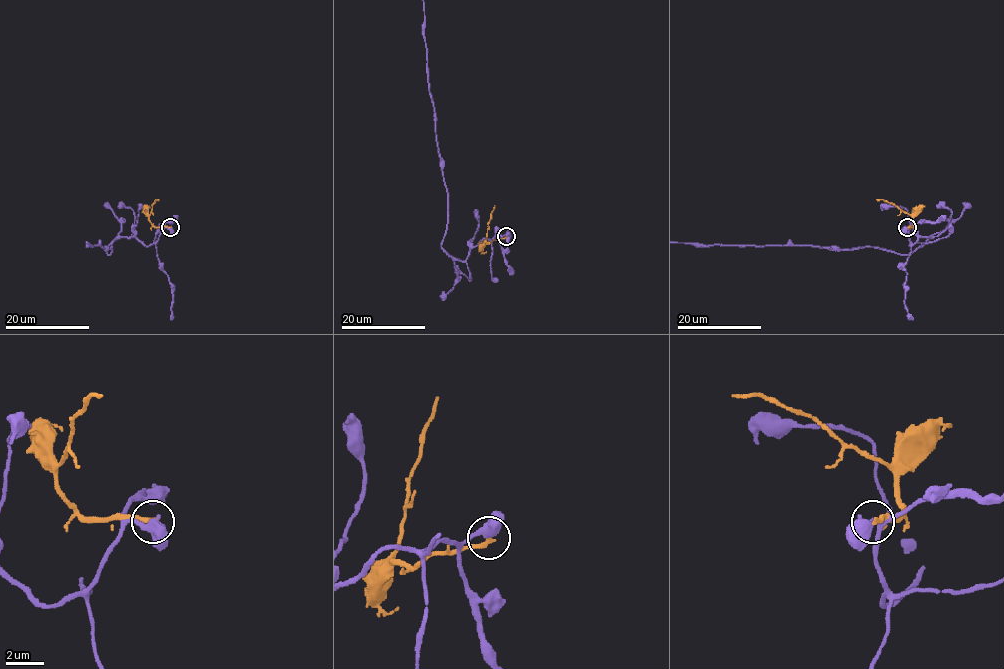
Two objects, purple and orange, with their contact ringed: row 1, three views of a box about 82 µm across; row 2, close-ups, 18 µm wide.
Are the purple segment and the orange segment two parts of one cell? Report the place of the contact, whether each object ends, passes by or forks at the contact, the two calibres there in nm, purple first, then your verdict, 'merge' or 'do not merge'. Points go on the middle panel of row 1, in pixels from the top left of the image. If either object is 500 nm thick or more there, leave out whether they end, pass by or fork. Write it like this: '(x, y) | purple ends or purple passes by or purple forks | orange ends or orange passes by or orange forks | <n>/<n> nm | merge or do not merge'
(506, 236) | purple passes by | orange ends | 440/240 nm | do not merge

